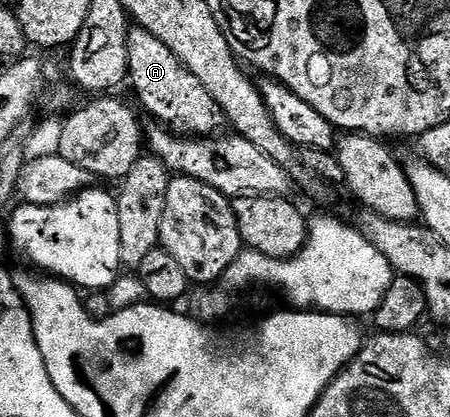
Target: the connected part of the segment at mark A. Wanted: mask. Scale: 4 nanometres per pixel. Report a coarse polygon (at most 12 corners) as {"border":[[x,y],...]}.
{"border":[[131,28],[129,86],[180,136],[225,126],[205,84],[153,32]]}

